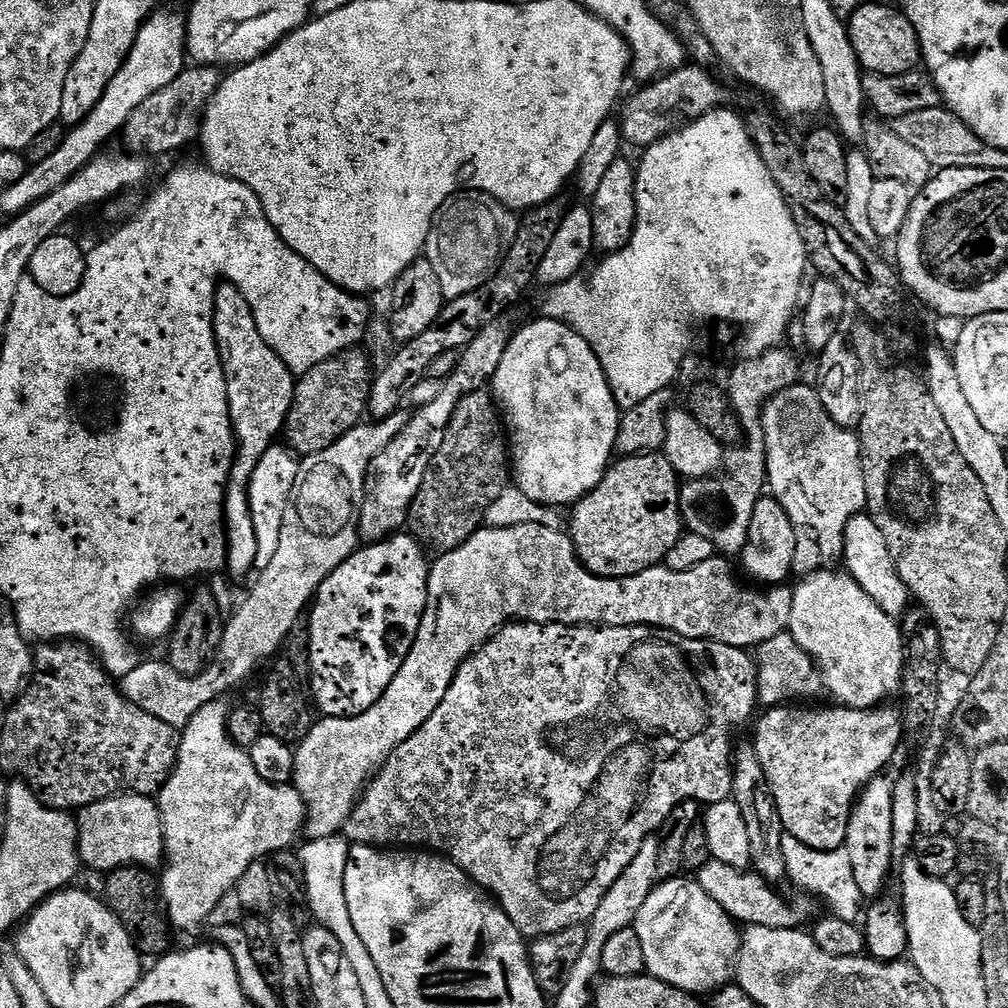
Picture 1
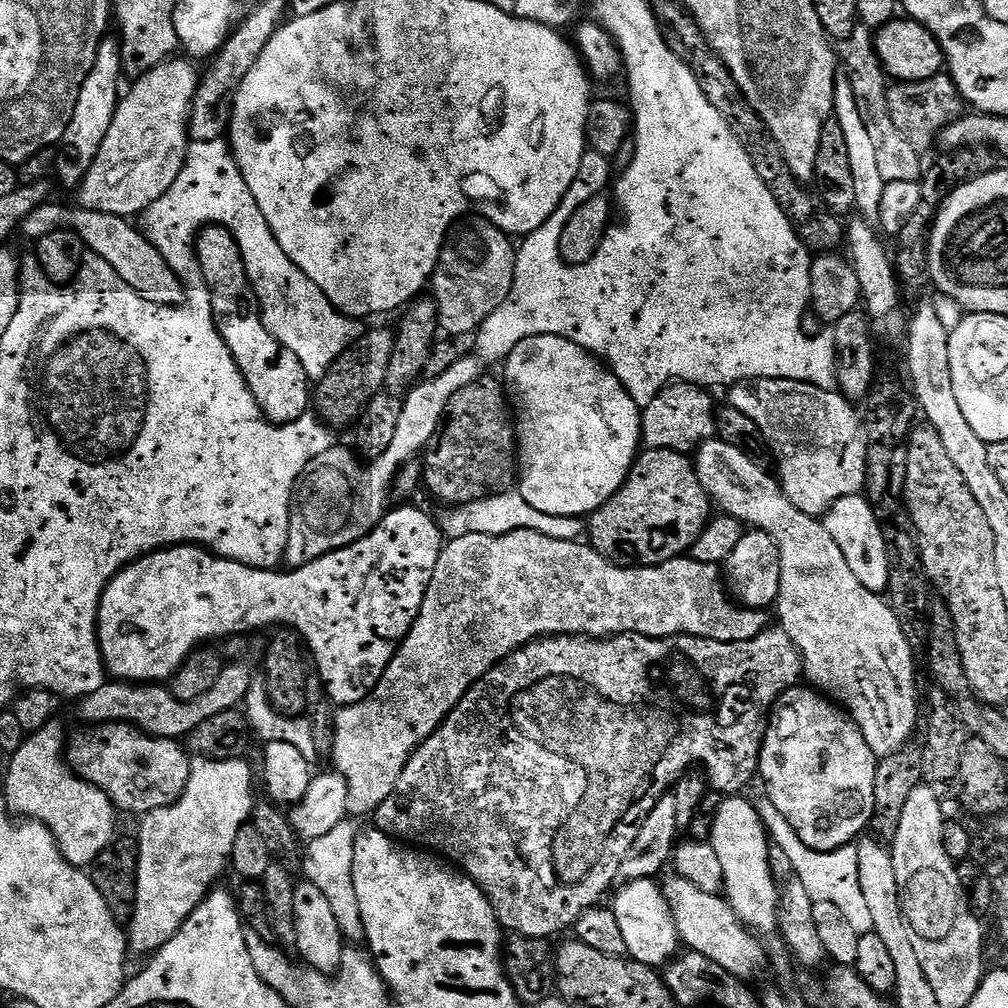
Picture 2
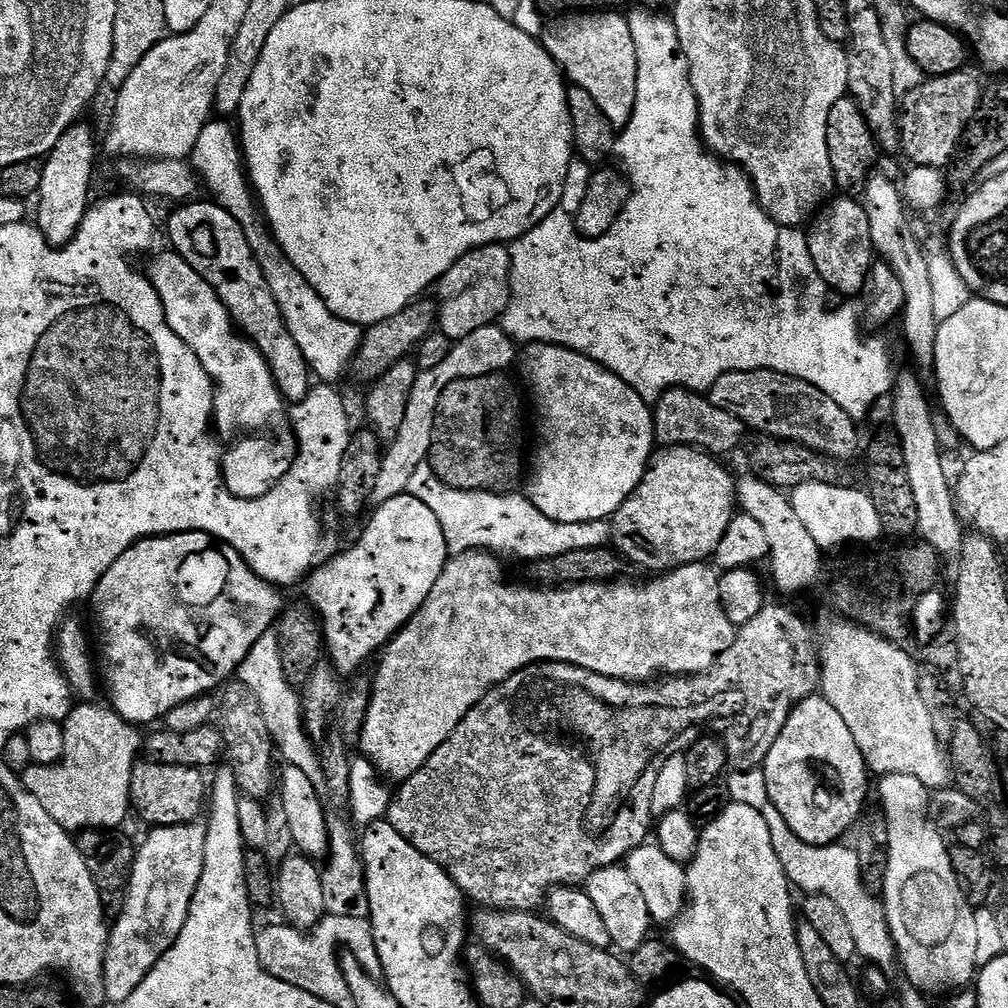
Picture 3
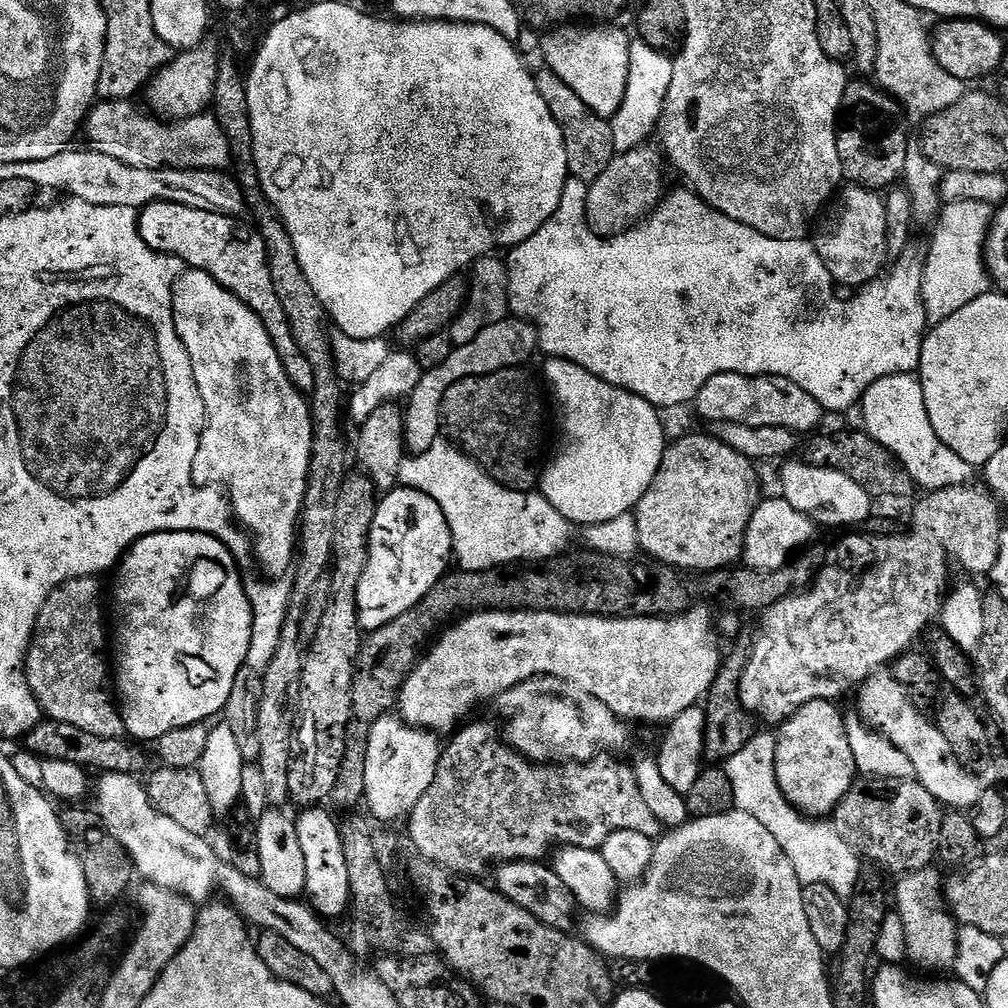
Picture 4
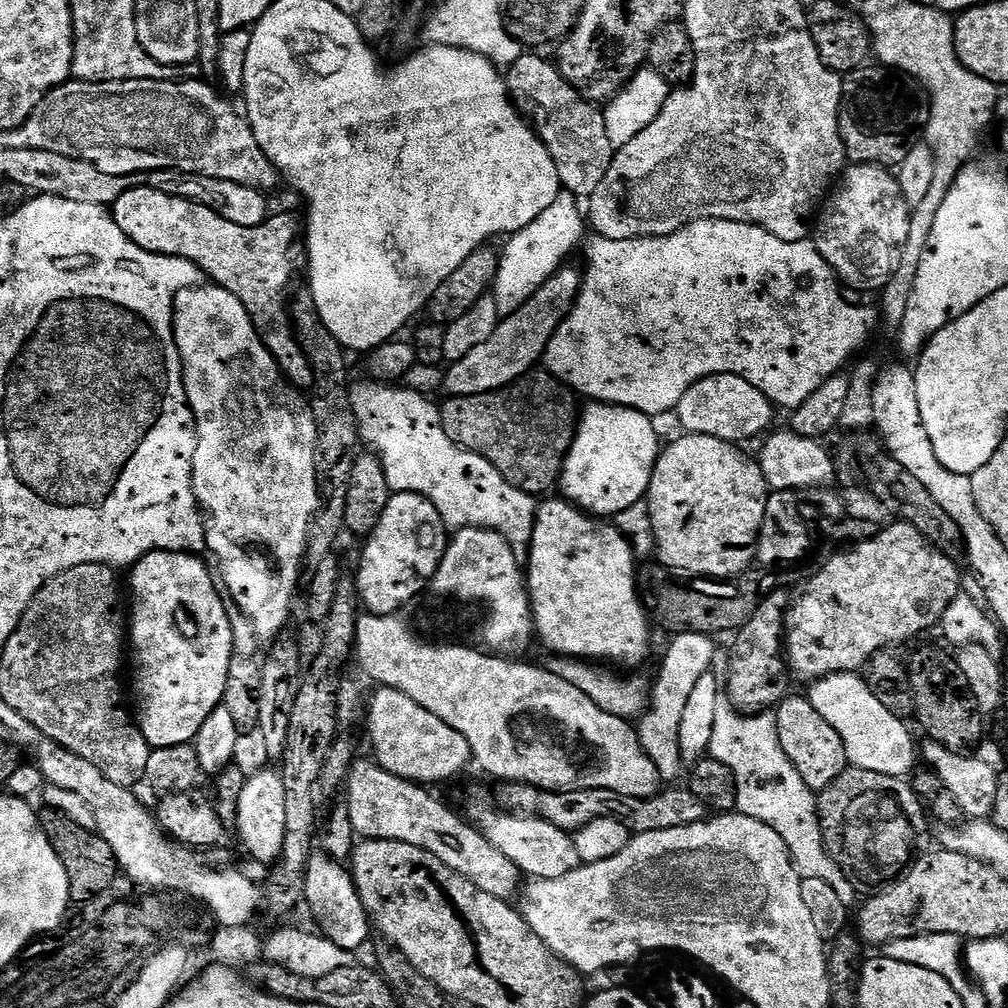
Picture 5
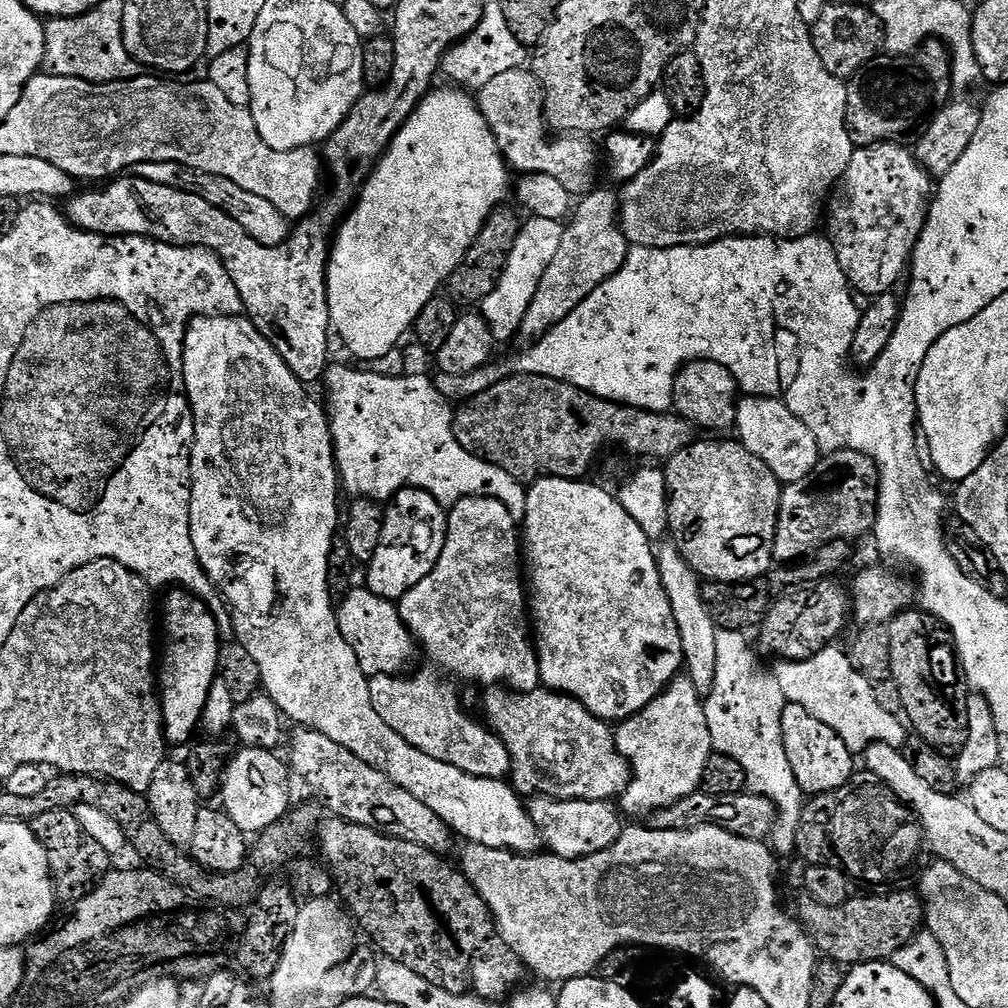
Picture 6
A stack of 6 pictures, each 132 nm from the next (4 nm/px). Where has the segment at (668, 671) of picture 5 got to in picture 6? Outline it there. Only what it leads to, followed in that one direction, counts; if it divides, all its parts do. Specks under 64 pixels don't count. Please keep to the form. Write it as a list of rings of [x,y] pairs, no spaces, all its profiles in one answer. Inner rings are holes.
[[[687,674],[677,676],[660,696],[654,698],[641,712],[623,721],[615,729],[614,735],[616,749],[627,760],[640,756],[640,760],[636,760],[636,766],[632,769],[632,772],[640,772],[640,780],[644,780],[644,776],[652,780],[652,772],[660,772],[660,776],[664,776],[664,788],[656,788],[660,796],[668,792],[668,784],[672,784],[672,780],[676,780],[676,788],[672,788],[672,792],[682,798],[686,798],[703,785],[706,762],[714,749],[710,726],[704,713],[704,700]]]

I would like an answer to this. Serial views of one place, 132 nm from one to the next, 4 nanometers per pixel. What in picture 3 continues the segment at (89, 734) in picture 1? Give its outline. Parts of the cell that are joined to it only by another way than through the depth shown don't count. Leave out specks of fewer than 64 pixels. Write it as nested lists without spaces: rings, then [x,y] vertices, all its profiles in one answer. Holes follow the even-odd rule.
[[[151,762],[137,763],[132,769],[132,808],[135,815],[137,812],[148,826],[158,828],[197,823],[206,808],[204,776],[205,773],[199,768],[175,768],[169,764]]]

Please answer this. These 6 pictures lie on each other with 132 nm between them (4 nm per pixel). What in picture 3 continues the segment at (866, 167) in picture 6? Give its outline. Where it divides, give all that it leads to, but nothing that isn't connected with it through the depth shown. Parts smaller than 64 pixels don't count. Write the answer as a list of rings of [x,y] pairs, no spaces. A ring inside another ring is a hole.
[[[836,198],[825,204],[811,221],[806,235],[810,258],[814,258],[814,266],[818,270],[818,274],[828,283],[829,289],[833,293],[841,292],[844,296],[856,296],[863,288],[865,291],[872,275],[874,249],[870,238],[870,222],[866,218],[866,210],[859,199]]]

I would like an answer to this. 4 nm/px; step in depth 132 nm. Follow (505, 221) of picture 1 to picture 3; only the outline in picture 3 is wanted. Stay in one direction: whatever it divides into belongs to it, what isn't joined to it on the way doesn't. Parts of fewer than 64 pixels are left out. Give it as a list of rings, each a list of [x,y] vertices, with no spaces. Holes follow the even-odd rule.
[[[488,244],[467,252],[438,281],[438,328],[453,342],[465,340],[474,330],[496,324],[512,297],[512,254],[503,244]]]

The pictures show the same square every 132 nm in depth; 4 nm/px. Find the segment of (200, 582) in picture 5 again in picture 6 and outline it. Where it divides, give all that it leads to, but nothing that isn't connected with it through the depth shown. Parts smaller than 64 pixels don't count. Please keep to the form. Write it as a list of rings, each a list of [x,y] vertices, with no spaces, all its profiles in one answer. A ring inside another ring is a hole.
[[[172,590],[168,594],[168,601],[164,604],[164,636],[168,639],[168,661],[165,664],[163,661],[158,668],[158,695],[160,715],[164,717],[164,739],[172,745],[186,743],[195,734],[196,728],[198,732],[201,727],[210,686],[218,678],[222,641],[212,611],[197,596],[187,590]]]

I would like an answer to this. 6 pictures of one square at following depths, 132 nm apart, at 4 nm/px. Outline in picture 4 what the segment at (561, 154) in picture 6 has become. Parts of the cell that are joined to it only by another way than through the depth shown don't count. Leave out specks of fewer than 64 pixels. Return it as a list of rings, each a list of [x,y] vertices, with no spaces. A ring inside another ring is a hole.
[[[544,66],[540,70],[541,72],[535,73],[536,85],[542,98],[546,98],[546,106],[550,106],[564,135],[569,173],[587,182],[594,181],[598,178],[598,174],[602,174],[602,170],[606,170],[606,166],[610,166],[612,157],[617,155],[612,137],[612,125],[607,119],[599,117],[590,110],[574,90],[562,82],[551,69]]]

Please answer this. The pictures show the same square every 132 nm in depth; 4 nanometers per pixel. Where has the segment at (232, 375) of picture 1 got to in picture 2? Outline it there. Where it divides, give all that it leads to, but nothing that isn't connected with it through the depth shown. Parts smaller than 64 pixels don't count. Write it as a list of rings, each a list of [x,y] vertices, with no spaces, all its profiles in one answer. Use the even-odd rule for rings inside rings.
[[[209,224],[197,231],[194,247],[196,260],[200,263],[200,278],[212,306],[212,321],[243,374],[262,416],[269,424],[276,425],[302,418],[310,408],[310,381],[297,356],[266,330],[232,231],[221,224]]]

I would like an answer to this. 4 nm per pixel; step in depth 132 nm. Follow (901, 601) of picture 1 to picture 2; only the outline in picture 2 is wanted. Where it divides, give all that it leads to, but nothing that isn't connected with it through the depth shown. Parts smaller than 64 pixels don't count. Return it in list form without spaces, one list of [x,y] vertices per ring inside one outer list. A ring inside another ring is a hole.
[[[858,495],[834,501],[831,508],[824,513],[822,523],[830,538],[838,542],[838,550],[842,550],[842,555],[850,565],[850,570],[854,570],[858,582],[862,582],[862,586],[866,586],[866,590],[871,592],[887,593],[890,562],[884,541],[884,530],[880,526],[880,519],[876,517],[876,509],[867,499],[863,495]]]

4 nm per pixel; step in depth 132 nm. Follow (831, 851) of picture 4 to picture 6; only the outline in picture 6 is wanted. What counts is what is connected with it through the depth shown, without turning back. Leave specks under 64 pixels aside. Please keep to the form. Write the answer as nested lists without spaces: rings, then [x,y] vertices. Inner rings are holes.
[[[720,626],[716,632],[717,669],[712,692],[704,700],[712,747],[734,758],[734,762],[746,770],[747,791],[755,796],[765,796],[776,805],[778,815],[776,825],[772,827],[770,847],[777,857],[791,857],[796,851],[796,831],[800,814],[804,811],[806,793],[798,786],[794,770],[790,770],[786,746],[782,742],[782,714],[786,703],[782,686],[778,686],[775,674],[760,665],[757,649],[754,644],[752,649],[741,629]]]

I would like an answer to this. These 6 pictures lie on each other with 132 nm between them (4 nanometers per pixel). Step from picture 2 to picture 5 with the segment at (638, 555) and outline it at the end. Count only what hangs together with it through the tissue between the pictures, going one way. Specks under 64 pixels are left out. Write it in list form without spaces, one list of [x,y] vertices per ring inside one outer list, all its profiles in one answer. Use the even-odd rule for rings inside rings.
[[[680,434],[680,437],[672,445],[661,451],[660,457],[656,459],[656,465],[650,478],[646,503],[650,510],[650,522],[656,539],[656,556],[659,563],[666,568],[671,568],[677,574],[683,574],[688,578],[711,578],[714,580],[727,580],[733,576],[739,576],[741,572],[747,572],[753,567],[756,560],[756,543],[760,541],[762,530],[762,518],[766,514],[766,502],[770,495],[770,489],[766,478],[762,474],[759,463],[752,460],[743,452],[739,443],[714,438],[713,436],[693,436],[691,434]]]

